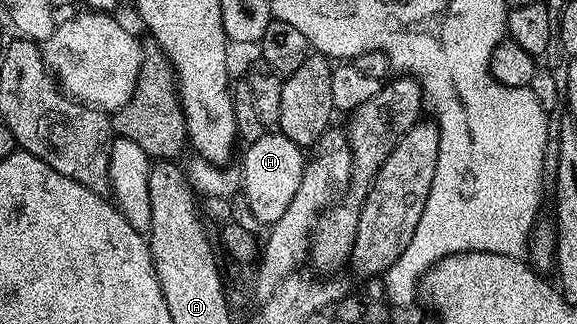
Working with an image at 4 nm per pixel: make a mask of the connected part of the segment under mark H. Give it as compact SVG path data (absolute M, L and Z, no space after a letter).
M278 130L264 131L257 142L246 145L242 149L243 166L241 165L241 195L247 209L251 212L252 221L257 225L270 226L289 210L289 202L301 186L303 166L305 163L304 149L294 144L288 136Z

